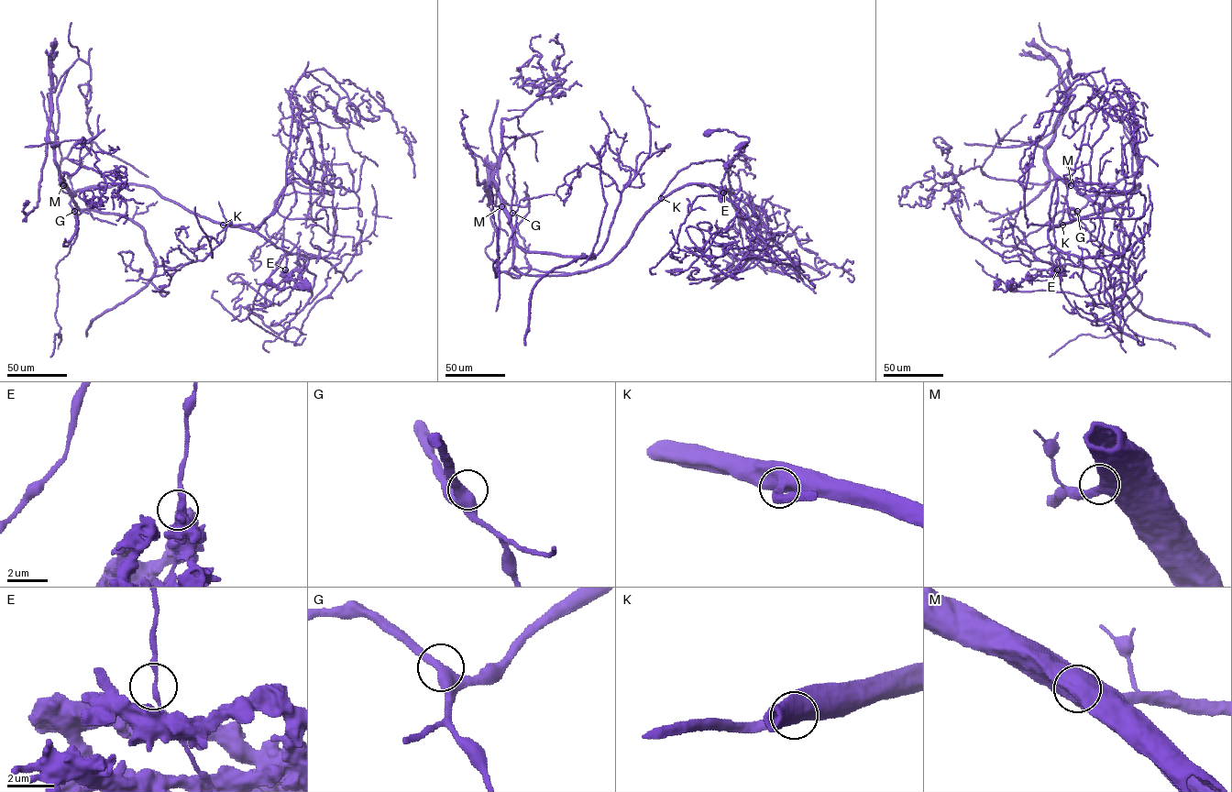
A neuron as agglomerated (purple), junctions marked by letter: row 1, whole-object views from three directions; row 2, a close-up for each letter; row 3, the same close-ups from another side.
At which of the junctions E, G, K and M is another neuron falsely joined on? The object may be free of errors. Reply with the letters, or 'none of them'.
E

